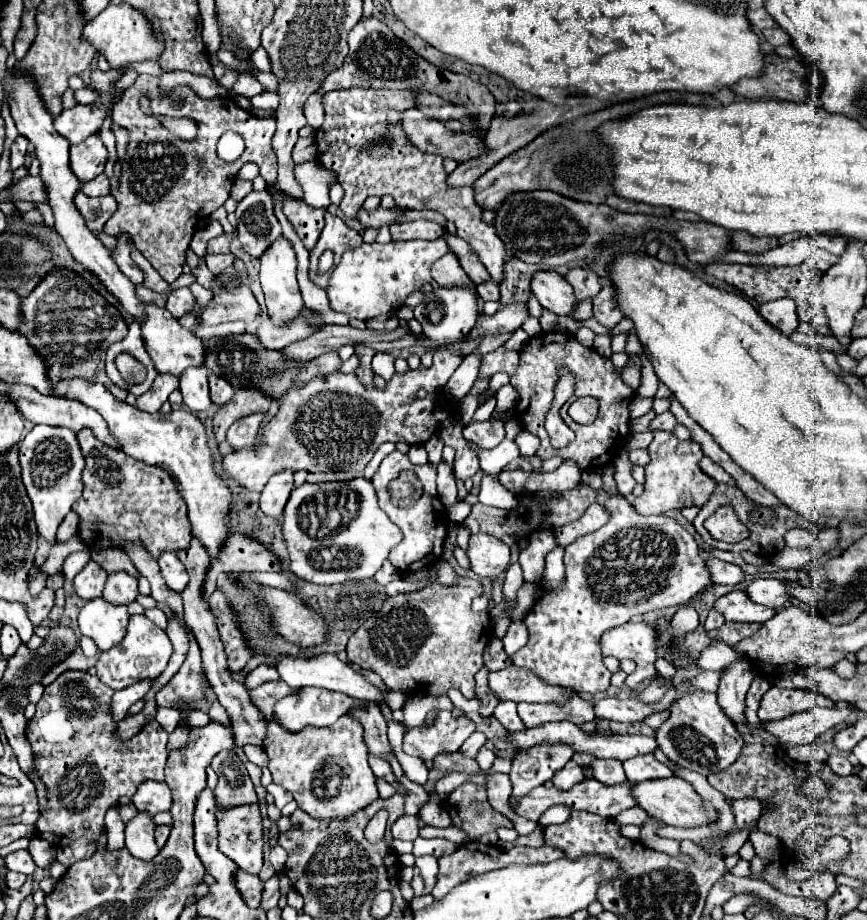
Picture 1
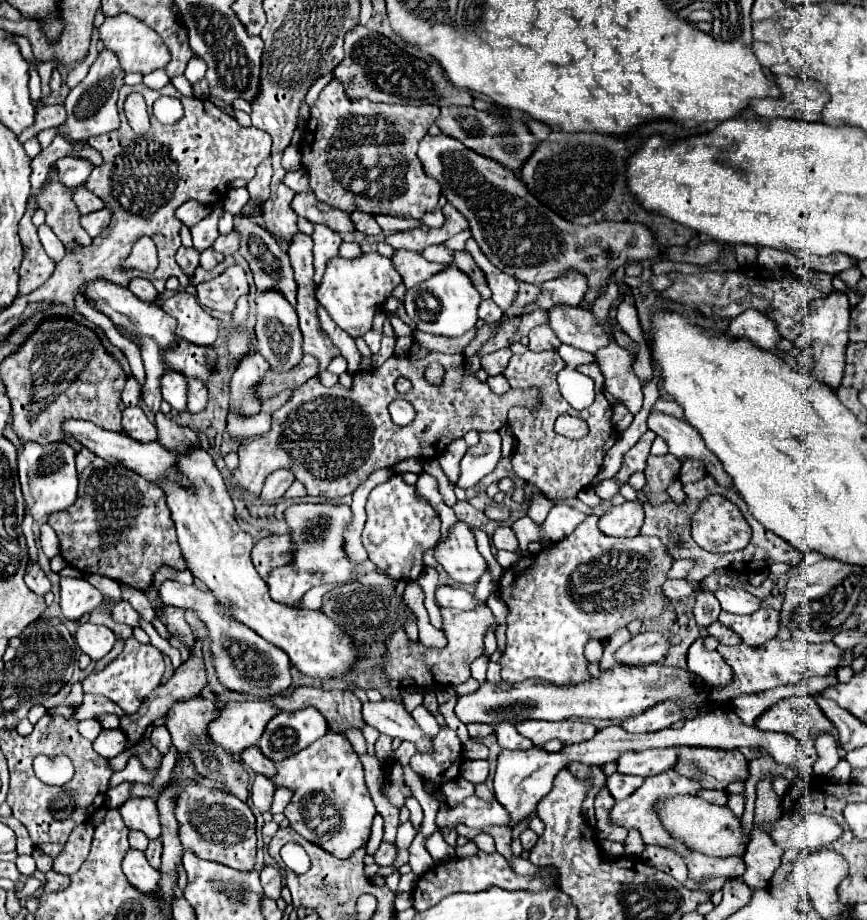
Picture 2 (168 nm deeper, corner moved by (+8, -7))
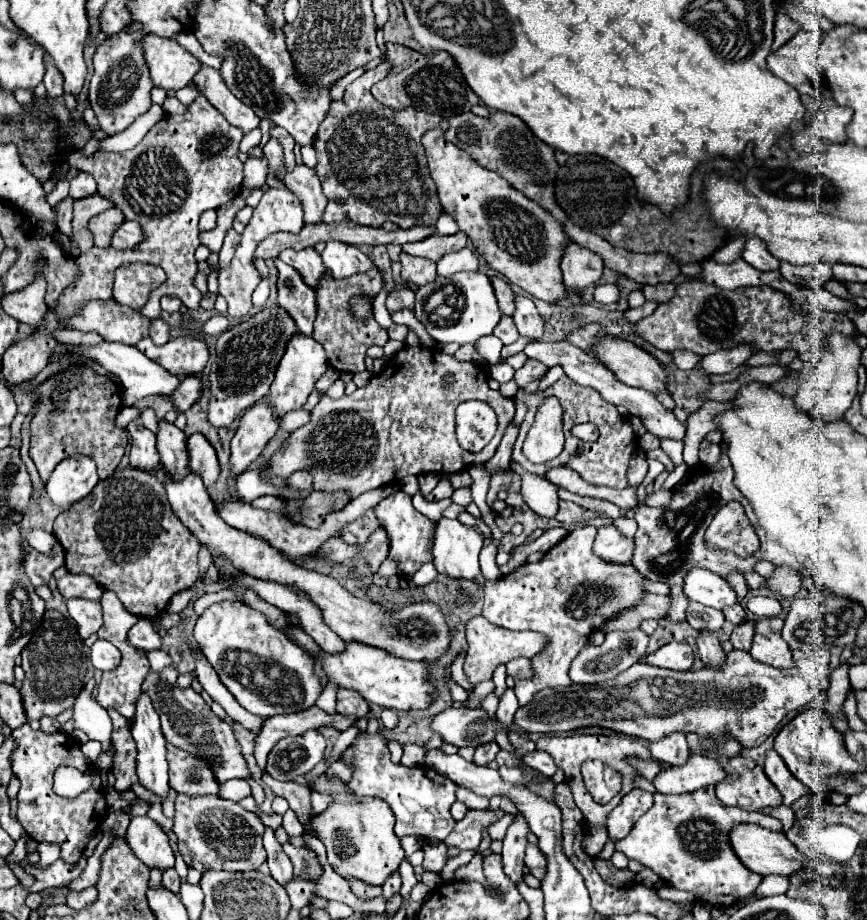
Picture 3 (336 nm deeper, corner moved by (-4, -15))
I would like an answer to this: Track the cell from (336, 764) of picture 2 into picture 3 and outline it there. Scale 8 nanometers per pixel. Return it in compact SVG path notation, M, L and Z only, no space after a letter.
M326 772L314 776L314 780L308 782L308 788L332 798L332 804L322 814L312 816L310 822L312 832L316 832L326 846L328 864L332 870L340 876L358 878L372 886L384 884L384 880L398 870L400 860L404 858L400 840L394 834L394 816L388 804L372 796L358 800L352 792L348 792L348 782L340 780L338 776L328 776Z

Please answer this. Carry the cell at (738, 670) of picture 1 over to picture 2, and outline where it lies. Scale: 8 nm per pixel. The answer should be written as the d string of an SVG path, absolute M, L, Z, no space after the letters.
M702 636L688 650L688 670L714 686L726 686L732 680L730 666L718 652L704 648Z

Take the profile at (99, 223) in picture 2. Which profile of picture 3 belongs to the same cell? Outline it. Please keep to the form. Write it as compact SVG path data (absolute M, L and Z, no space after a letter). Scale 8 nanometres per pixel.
M126 220L126 222L122 222L122 226L114 232L110 246L112 246L112 248L118 248L118 250L124 250L124 248L136 246L140 240L142 240L140 226L138 226L136 222L128 222L128 220Z

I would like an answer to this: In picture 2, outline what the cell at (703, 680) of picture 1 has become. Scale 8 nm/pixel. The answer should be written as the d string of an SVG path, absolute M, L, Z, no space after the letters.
M664 702L664 704L656 704L654 708L646 710L640 716L634 716L634 718L622 722L622 728L632 732L632 734L658 732L658 730L664 730L664 728L672 726L680 718L684 718L680 706L676 702Z

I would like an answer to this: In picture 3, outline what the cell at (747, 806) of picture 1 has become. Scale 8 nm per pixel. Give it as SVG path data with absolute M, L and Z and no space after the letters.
M784 804L772 806L772 808L762 808L760 812L762 814L770 814L774 818L780 818L782 824L784 824L784 832L788 832L792 828L792 824L794 824L794 812L788 806L784 806Z

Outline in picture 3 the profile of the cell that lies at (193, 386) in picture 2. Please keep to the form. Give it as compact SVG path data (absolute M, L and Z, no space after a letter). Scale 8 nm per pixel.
M188 376L188 378L182 378L182 384L180 384L180 390L176 392L176 396L172 396L172 402L178 410L186 412L190 410L202 396L202 380L196 378L196 376Z

